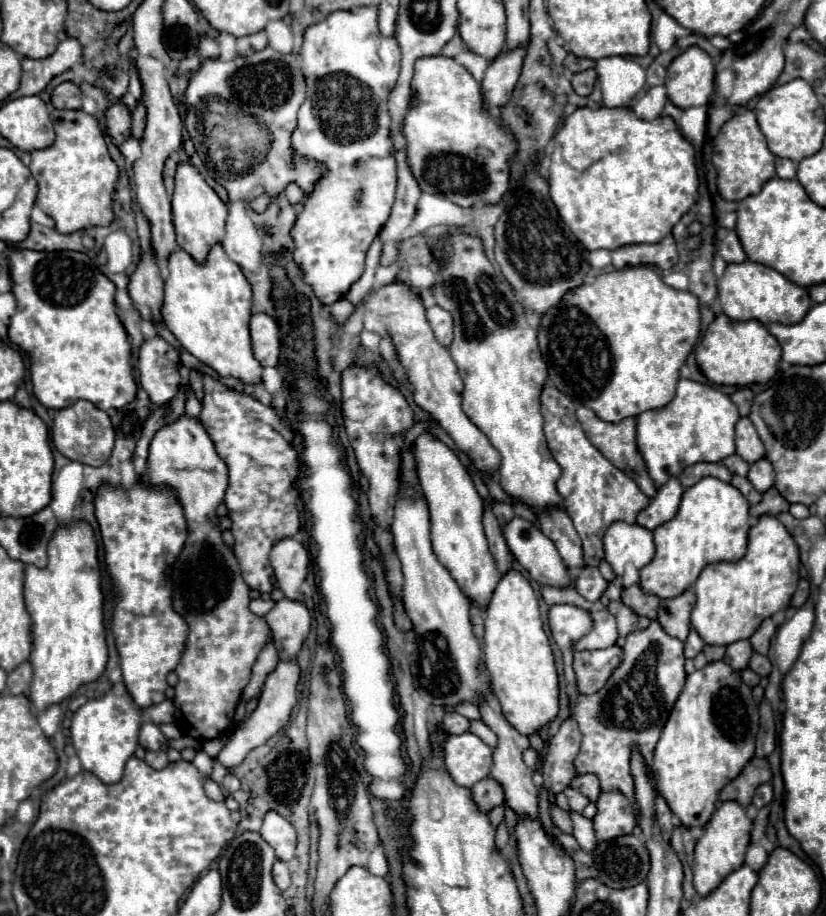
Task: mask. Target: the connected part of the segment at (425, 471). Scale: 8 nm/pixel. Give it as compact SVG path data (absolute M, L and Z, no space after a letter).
M422 434L416 438L416 466L420 478L420 490L428 502L430 524L432 524L432 548L438 556L440 564L450 572L460 590L480 604L480 608L488 606L496 584L500 582L500 572L496 562L488 550L488 542L482 530L482 512L484 502L474 488L472 478L466 468L458 460L458 456L442 442L438 442L430 434Z

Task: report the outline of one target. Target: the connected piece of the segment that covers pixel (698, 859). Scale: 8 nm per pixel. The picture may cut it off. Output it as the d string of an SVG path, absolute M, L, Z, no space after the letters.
M726 800L716 806L710 822L704 826L702 838L696 842L694 848L694 862L692 862L694 888L700 896L712 892L712 888L716 888L716 884L720 884L720 880L724 880L728 872L734 872L744 864L746 848L750 844L750 830L752 830L752 820L748 820L746 810L736 800Z

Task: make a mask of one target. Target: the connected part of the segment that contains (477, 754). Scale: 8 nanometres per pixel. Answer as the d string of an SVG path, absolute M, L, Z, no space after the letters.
M472 732L448 736L444 744L444 762L458 786L472 788L478 780L490 776L492 748Z

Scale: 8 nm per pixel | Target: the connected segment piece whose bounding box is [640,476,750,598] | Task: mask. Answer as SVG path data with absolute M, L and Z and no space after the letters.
M706 476L686 488L678 514L654 530L656 554L650 564L640 570L640 586L660 598L676 598L696 582L704 566L714 562L736 562L746 552L750 530L748 500L728 482Z

